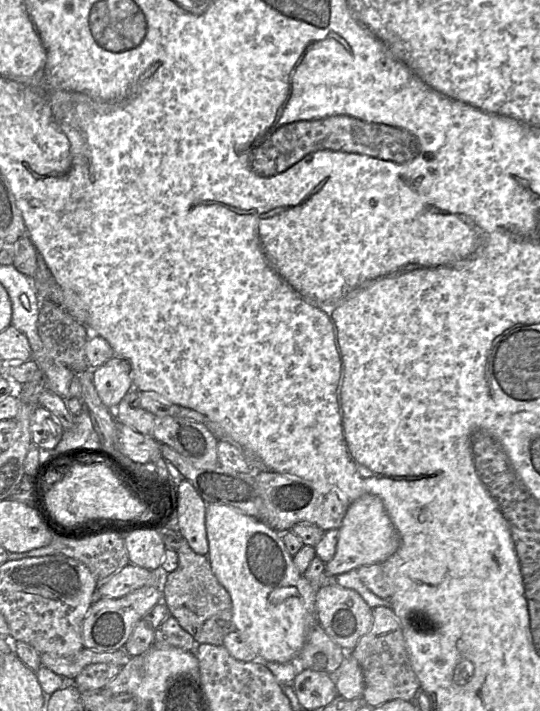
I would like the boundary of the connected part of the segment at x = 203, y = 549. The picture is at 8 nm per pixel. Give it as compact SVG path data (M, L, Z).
M185 479L177 483L172 499L176 513L176 531L196 554L207 556L206 503Z

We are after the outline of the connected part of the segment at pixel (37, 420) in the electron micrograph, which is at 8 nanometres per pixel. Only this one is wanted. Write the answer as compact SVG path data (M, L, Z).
M38 406L31 419L32 444L43 452L51 452L60 442L64 430L57 418L46 408Z

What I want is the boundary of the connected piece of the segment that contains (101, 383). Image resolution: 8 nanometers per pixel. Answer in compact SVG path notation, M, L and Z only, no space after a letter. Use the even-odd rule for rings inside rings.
M119 356L91 370L91 379L100 400L109 410L115 410L124 396L133 389L131 365Z

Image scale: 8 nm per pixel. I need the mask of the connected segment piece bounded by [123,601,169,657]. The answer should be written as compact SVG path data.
M162 601L155 605L135 626L123 650L130 656L145 654L154 645L154 634L159 625L169 616Z

